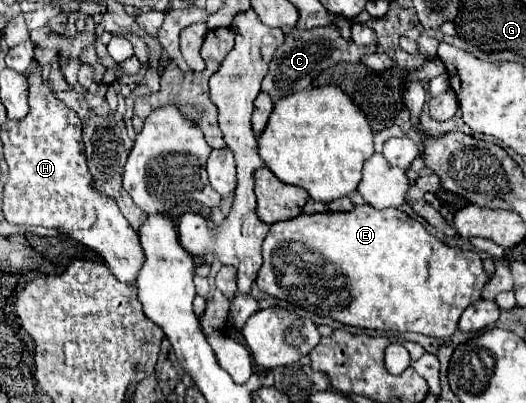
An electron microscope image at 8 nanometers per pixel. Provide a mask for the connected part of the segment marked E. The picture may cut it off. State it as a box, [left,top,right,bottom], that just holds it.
[255,205,489,339]

